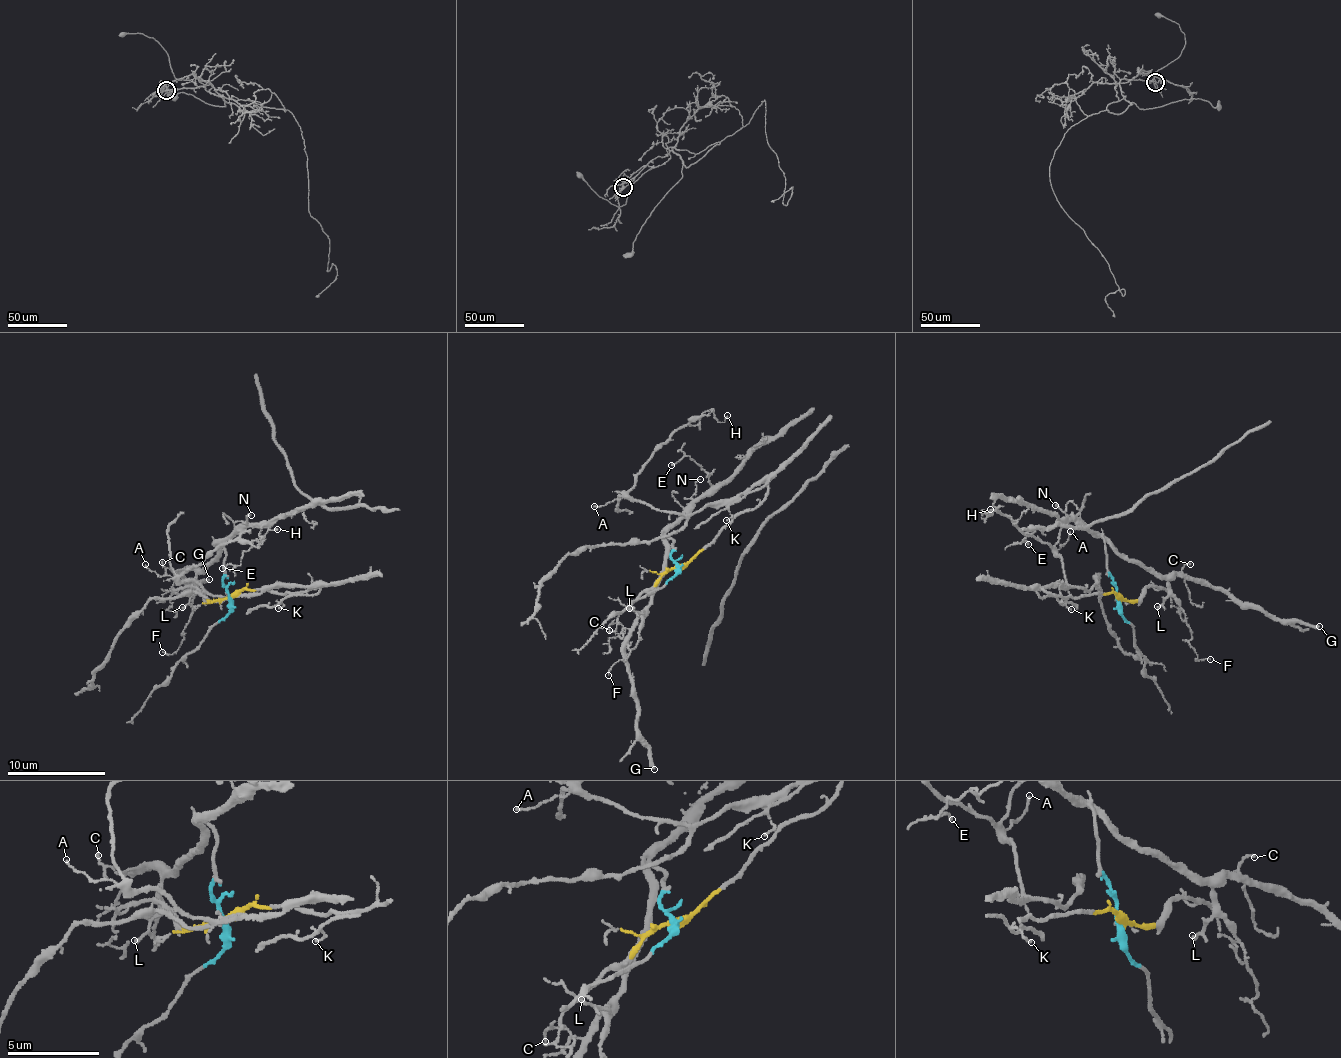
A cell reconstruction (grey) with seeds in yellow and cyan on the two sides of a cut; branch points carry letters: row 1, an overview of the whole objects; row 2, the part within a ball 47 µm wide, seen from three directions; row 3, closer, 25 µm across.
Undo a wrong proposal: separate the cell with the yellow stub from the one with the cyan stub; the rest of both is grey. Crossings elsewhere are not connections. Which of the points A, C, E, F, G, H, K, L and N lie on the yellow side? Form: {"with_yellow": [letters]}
{"with_yellow": ["A", "H", "K"]}

